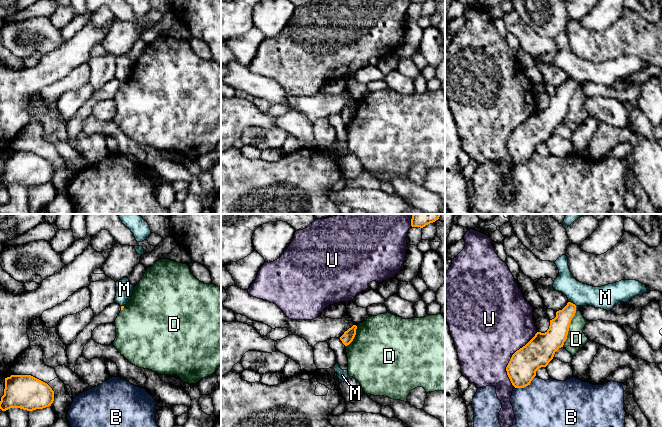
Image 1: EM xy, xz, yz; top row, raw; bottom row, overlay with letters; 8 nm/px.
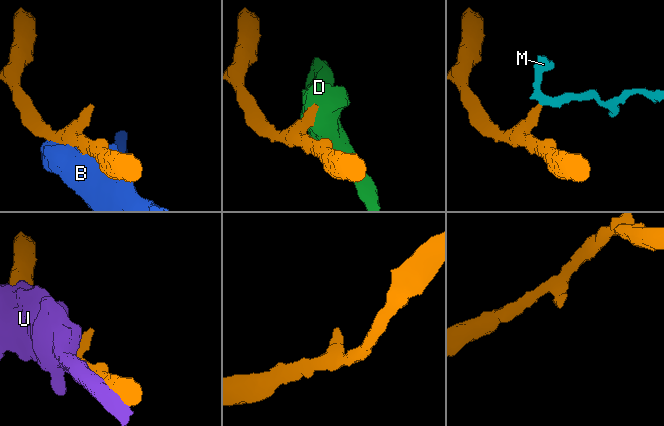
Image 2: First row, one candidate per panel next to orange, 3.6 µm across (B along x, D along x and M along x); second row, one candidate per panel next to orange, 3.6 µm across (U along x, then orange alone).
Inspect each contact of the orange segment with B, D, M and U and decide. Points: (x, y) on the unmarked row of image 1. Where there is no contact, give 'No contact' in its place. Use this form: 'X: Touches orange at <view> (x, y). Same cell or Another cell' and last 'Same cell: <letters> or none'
B: Touches orange at yz (525, 162). Another cell
D: Touches orange at yz (568, 105). Another cell
M: Touches orange at yz (572, 79). Another cell
U: Touches orange at yz (511, 134). Another cell
Same cell: none

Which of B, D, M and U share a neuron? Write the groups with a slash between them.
B / D / M / U

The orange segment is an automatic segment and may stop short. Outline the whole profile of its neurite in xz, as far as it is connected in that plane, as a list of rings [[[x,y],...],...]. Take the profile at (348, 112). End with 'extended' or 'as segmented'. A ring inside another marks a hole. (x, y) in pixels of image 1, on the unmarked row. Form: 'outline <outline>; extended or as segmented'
outline [[[353,101],[351,104],[345,107],[344,110],[340,113],[340,116],[345,122],[349,121],[353,117],[356,111],[356,105],[357,102]]]; as segmented

